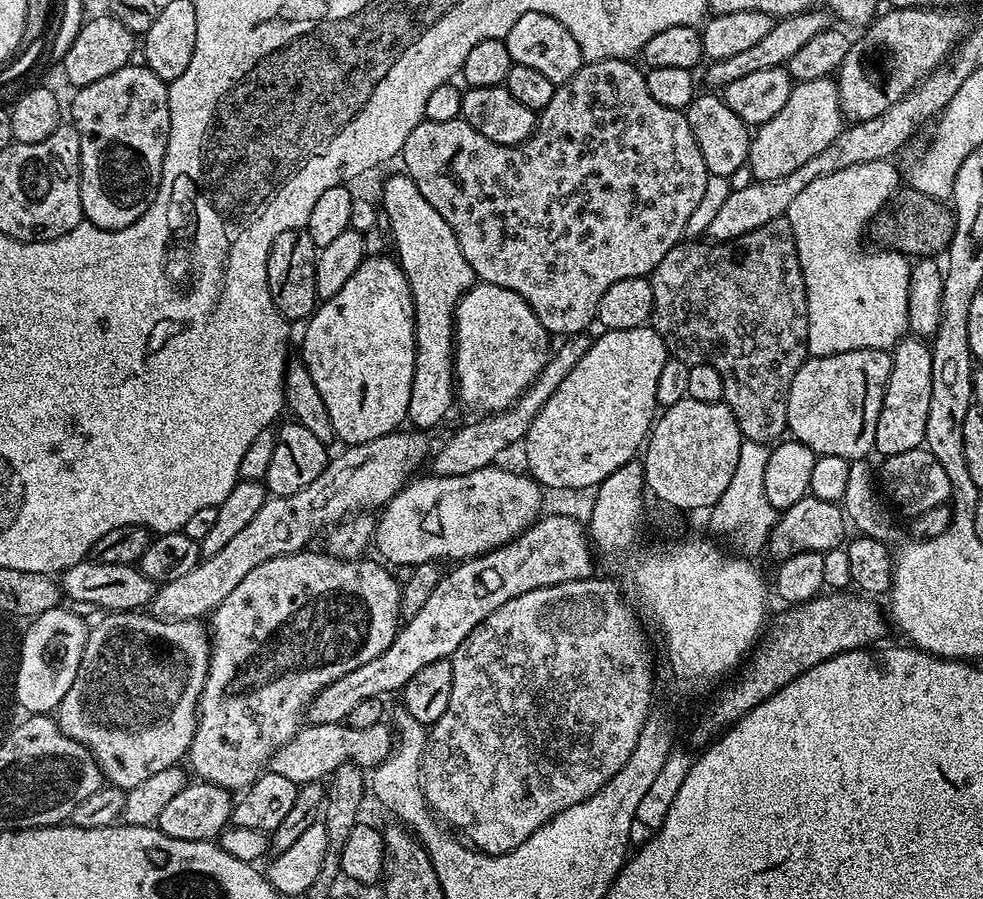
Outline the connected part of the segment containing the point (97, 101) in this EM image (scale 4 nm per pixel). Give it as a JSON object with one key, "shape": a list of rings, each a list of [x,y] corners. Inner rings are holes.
{"shape":[[[129,62],[122,70],[114,70],[114,74],[106,74],[106,78],[98,78],[98,82],[90,82],[90,86],[75,89],[76,97],[72,100],[72,117],[70,123],[78,130],[80,139],[80,193],[82,194],[82,210],[87,223],[105,228],[107,232],[116,232],[120,228],[130,226],[150,210],[158,194],[158,186],[162,178],[162,162],[166,158],[166,146],[170,138],[170,102],[168,101],[168,84],[158,78],[143,63]]]}

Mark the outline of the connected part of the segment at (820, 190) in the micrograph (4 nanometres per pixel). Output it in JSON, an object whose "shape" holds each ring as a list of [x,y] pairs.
{"shape":[[[887,159],[846,166],[846,170],[826,174],[817,183],[806,186],[806,190],[802,190],[802,194],[790,202],[786,215],[794,230],[798,262],[802,266],[802,278],[808,295],[809,357],[867,348],[891,350],[905,339],[908,332],[908,295],[912,277],[909,257],[891,250],[867,252],[860,245],[864,227],[867,224],[869,227],[870,222],[875,221],[901,183],[901,173],[900,176],[896,173],[892,163],[891,159]]]}

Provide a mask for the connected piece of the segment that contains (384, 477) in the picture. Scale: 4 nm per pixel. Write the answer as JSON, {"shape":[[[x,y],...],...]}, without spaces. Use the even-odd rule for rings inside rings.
{"shape":[[[397,430],[382,438],[374,438],[370,442],[345,447],[343,449],[345,452],[341,456],[333,455],[329,459],[322,474],[318,474],[318,478],[314,478],[314,482],[310,482],[310,486],[298,490],[298,494],[272,496],[262,506],[262,510],[258,510],[258,514],[254,514],[250,523],[227,546],[222,546],[222,550],[218,550],[218,554],[201,559],[200,565],[194,570],[190,570],[190,574],[185,574],[182,578],[174,578],[174,582],[169,584],[159,585],[156,597],[150,605],[151,615],[158,617],[159,620],[200,620],[207,617],[215,612],[216,607],[228,597],[230,590],[234,590],[234,586],[238,586],[238,582],[242,582],[242,578],[246,578],[246,574],[250,574],[250,570],[254,570],[254,566],[262,566],[262,562],[266,562],[270,558],[289,556],[291,552],[307,549],[311,545],[308,543],[320,531],[323,533],[325,530],[347,521],[353,514],[364,514],[372,510],[368,508],[383,509],[384,505],[389,504],[403,490],[404,485],[419,473],[416,471],[419,470],[420,463],[424,459],[425,463],[430,456],[428,440],[424,437],[427,435],[423,431],[404,431]]]}

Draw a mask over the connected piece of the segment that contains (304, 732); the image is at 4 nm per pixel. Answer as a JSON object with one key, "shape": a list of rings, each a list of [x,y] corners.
{"shape":[[[381,722],[369,728],[357,728],[347,723],[313,724],[303,727],[285,748],[278,749],[270,761],[270,770],[290,778],[297,786],[331,777],[344,763],[359,765],[364,770],[375,769],[394,751],[394,732]]]}

